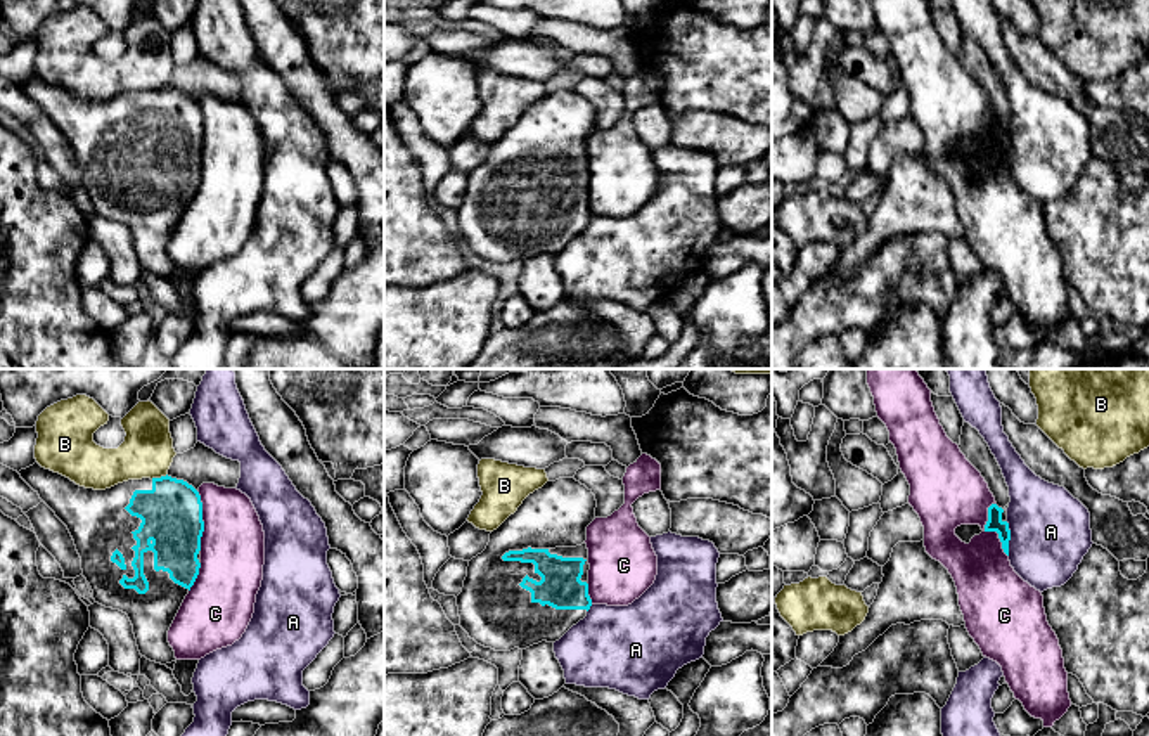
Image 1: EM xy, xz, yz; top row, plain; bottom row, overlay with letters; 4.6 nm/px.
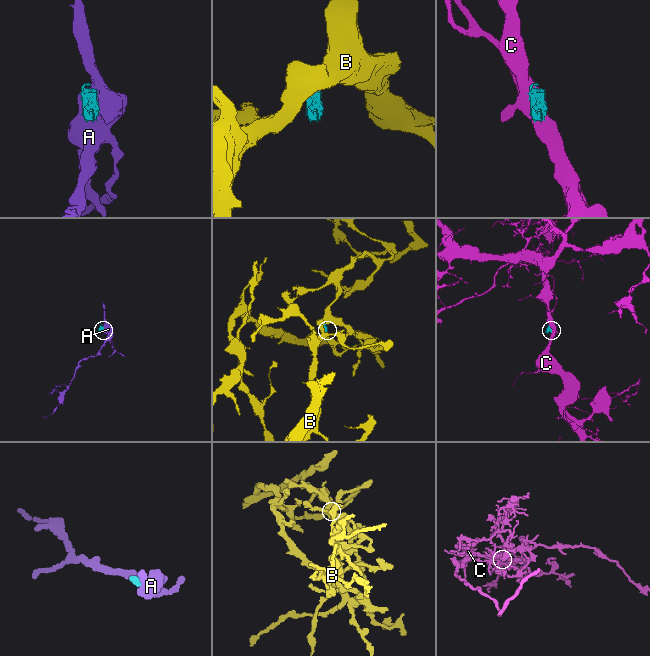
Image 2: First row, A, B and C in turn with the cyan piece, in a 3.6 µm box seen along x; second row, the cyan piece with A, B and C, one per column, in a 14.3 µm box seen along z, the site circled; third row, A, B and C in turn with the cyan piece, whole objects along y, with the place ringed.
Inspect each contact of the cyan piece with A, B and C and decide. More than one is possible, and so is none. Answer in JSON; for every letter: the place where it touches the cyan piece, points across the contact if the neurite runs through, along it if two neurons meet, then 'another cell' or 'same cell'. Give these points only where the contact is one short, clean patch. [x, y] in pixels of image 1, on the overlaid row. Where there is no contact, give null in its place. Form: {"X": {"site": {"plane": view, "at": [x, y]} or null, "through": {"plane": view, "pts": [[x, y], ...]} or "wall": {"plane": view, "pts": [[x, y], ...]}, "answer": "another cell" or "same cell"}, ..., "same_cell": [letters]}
{"A": {"site": {"plane": "yz", "at": [1009, 539]}, "wall": {"plane": "yz", "pts": [[1006, 522], [1009, 555]]}, "answer": "another cell"}, "B": {"site": {"plane": "xy", "at": [158, 478]}, "wall": {"plane": "xy", "pts": [[166, 473], [151, 478]]}, "answer": "another cell"}, "C": {"site": {"plane": "yz", "at": [990, 530]}, "answer": "another cell"}, "same_cell": []}

